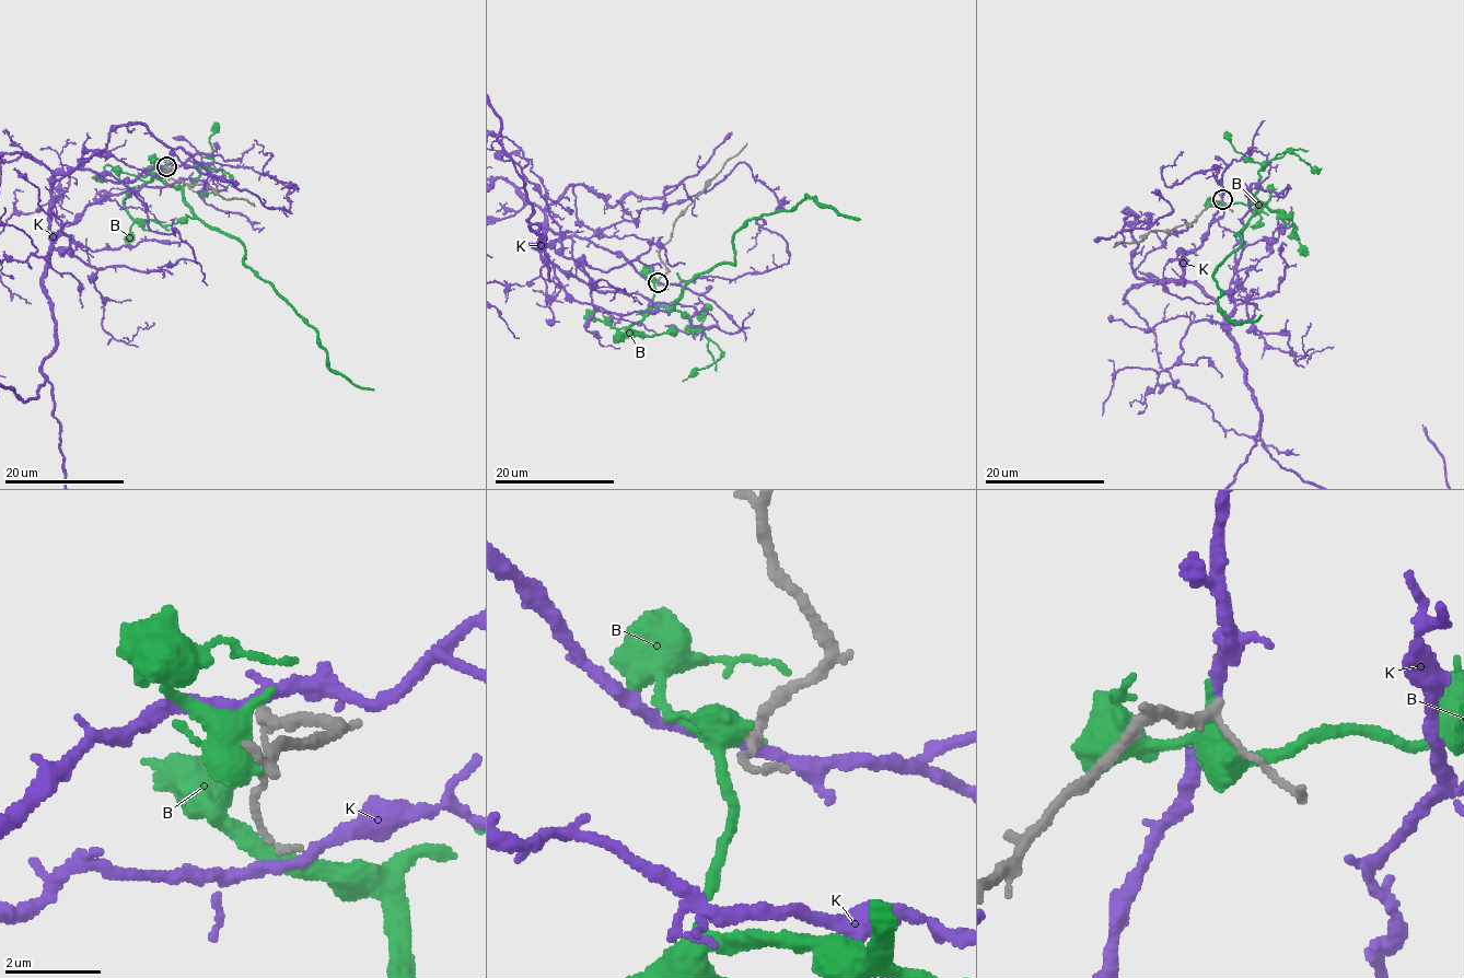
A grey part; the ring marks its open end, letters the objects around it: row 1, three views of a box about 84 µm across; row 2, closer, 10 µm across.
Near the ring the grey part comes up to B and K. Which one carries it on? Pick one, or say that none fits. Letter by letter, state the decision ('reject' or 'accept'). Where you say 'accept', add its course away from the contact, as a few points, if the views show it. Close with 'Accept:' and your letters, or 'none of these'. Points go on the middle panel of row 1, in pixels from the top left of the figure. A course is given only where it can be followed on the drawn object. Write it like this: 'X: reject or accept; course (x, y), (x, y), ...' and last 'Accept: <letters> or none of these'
B: reject
K: reject
Accept: none of these

